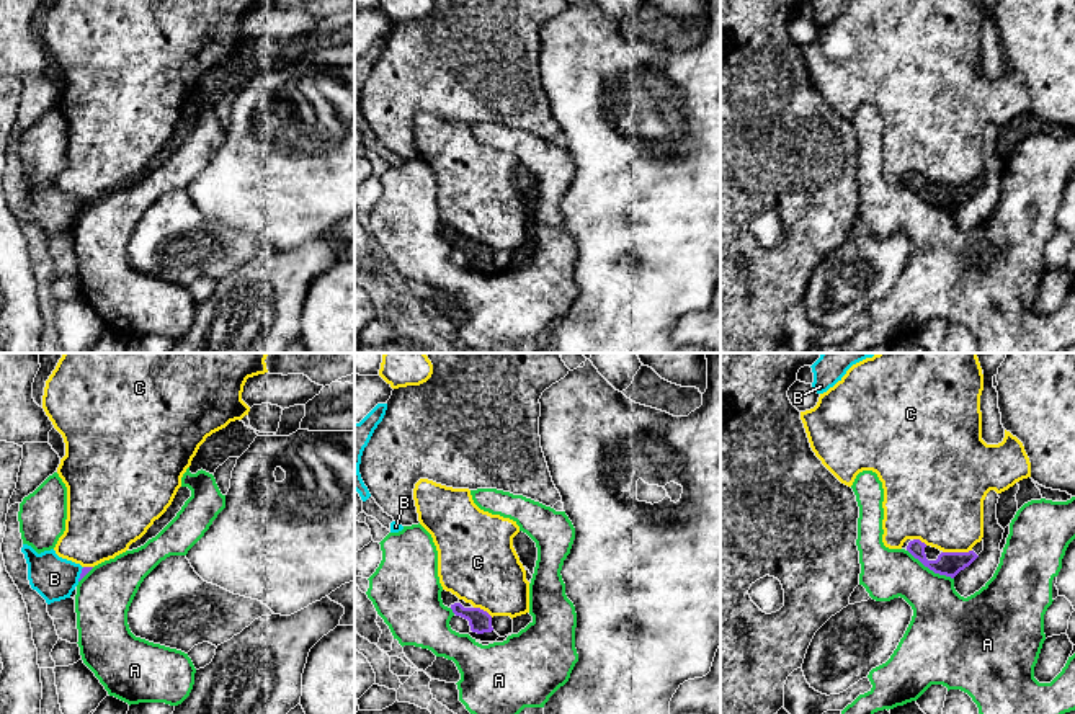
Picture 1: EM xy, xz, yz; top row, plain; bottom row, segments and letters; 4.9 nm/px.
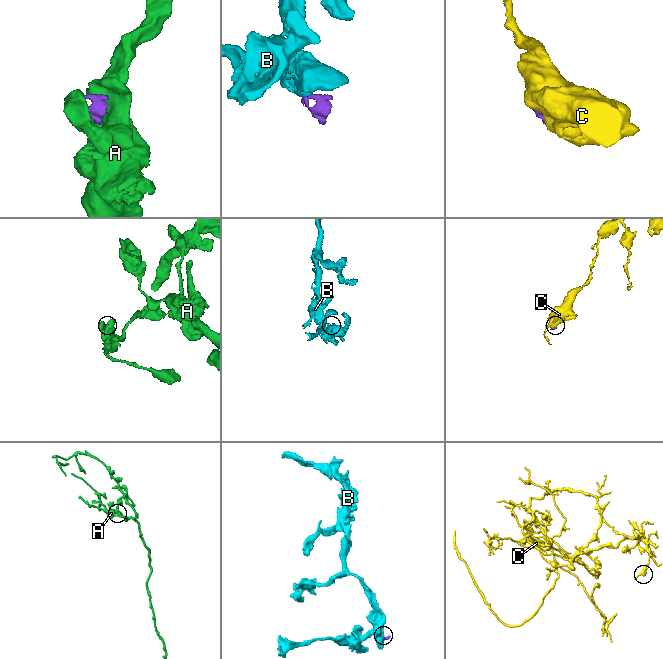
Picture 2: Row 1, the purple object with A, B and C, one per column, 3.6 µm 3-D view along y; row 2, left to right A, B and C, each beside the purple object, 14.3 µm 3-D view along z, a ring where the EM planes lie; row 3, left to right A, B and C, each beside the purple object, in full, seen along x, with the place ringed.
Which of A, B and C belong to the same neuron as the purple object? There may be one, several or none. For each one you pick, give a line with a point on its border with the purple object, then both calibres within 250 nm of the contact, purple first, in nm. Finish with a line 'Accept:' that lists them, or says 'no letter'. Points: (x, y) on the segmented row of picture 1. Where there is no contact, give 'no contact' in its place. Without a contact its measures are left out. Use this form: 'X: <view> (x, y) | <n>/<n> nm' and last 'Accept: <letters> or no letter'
Accept: no letter

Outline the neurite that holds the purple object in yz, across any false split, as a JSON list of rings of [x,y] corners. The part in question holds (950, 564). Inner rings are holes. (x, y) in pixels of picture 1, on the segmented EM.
[[[907,539],[902,549],[908,551],[925,567],[934,573],[954,578],[961,570],[969,567],[979,556],[969,552],[941,552],[936,547],[926,546],[920,539]]]

